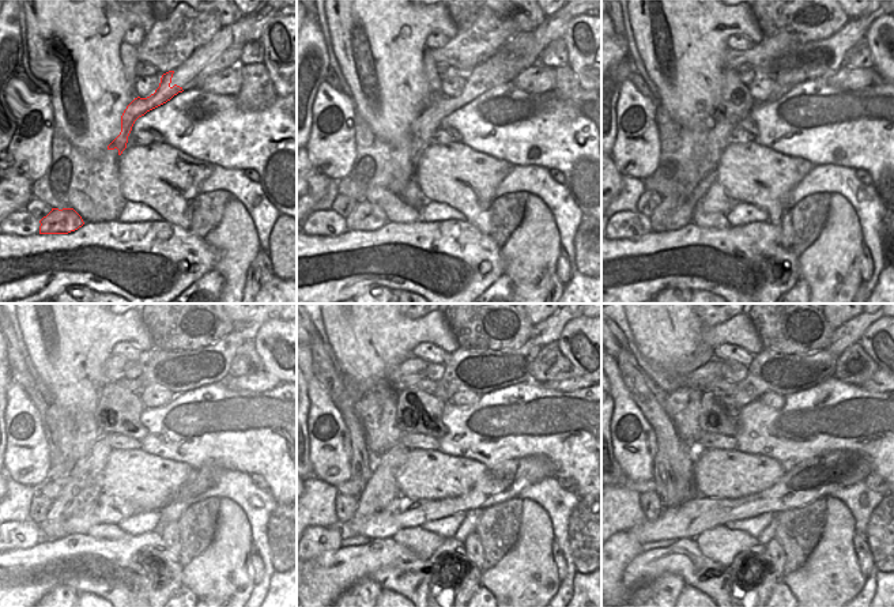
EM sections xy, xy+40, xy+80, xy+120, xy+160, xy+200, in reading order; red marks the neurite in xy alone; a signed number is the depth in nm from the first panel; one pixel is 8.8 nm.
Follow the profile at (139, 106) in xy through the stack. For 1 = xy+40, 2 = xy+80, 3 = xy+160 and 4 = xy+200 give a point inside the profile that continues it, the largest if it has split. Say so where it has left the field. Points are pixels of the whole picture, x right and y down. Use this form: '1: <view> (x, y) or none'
1: xy+40 (423, 127)
2: xy+80 (675, 211)
3: xy+160 (383, 487)
4: xy+200 (691, 489)

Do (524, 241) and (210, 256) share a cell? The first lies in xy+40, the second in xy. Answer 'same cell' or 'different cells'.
different cells

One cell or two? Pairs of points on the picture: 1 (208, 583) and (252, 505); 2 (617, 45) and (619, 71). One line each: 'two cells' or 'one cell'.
1: two cells
2: one cell

